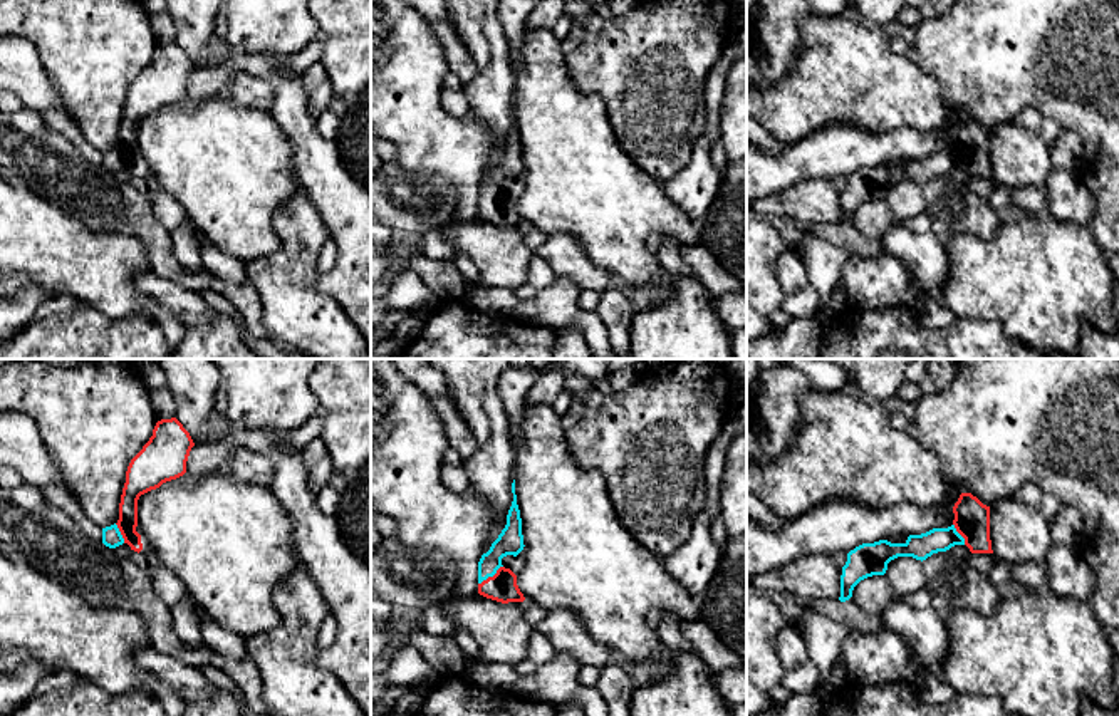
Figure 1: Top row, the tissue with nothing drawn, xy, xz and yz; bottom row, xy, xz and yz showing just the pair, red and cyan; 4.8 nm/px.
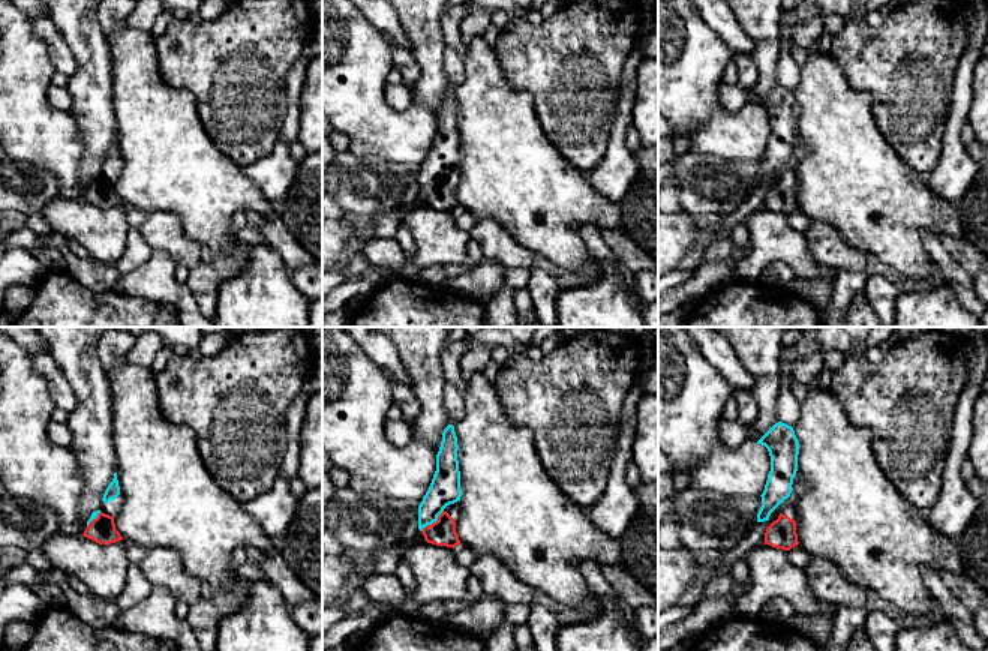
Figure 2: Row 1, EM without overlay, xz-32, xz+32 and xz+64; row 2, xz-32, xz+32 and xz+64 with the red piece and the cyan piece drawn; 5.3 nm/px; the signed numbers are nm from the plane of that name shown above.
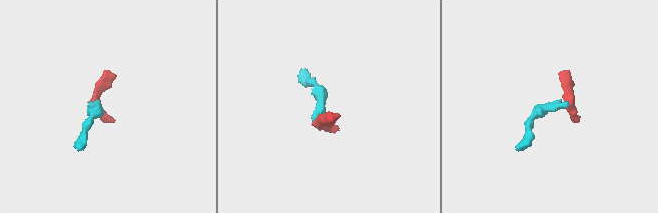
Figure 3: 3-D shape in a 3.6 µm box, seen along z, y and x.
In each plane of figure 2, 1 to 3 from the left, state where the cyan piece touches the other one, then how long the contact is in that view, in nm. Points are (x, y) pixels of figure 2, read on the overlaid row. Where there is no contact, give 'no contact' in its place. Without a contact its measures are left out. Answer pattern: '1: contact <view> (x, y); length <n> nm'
1: contact xz-32 (93, 519); length 120 nm
2: contact xz+32 (434, 522); length 160 nm
3: no contact

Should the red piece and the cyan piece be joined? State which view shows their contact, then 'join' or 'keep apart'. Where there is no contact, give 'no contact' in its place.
meets red in xz; join

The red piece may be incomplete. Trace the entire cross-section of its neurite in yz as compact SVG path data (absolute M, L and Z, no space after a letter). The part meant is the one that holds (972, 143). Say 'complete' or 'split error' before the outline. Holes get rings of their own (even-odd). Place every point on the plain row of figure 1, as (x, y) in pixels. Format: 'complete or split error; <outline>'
split error; M961 117L953 131L955 144L948 153L933 153L921 159L909 159L904 168L879 164L862 168L847 178L841 200L841 226L852 221L854 211L872 200L884 200L887 188L898 181L926 184L933 178L955 169L966 169L971 178L993 178L990 164L990 131L971 117Z

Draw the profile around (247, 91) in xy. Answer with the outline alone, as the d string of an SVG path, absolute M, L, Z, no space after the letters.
M233 70L226 92L240 106L270 112L273 102L273 86L243 70Z

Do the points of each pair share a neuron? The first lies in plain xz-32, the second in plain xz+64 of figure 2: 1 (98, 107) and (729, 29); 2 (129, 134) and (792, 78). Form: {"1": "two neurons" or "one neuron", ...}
{"1": "two neurons", "2": "two neurons"}

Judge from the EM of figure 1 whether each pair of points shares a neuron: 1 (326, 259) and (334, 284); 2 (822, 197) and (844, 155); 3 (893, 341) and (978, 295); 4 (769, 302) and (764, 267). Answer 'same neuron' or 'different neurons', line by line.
1: different neurons
2: different neurons
3: different neurons
4: same neuron

